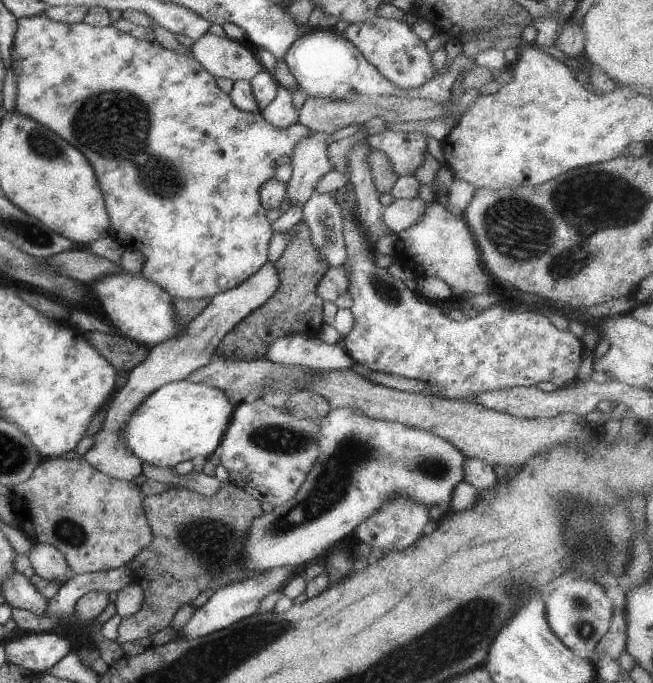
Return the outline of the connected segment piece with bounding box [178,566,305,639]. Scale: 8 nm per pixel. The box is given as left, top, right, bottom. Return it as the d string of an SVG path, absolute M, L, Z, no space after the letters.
M278 567L272 570L260 572L254 578L244 578L244 580L236 580L226 588L220 588L218 592L214 592L208 601L202 606L195 608L194 615L184 628L178 634L187 639L194 639L206 636L207 634L225 629L227 626L234 624L236 621L252 616L258 613L262 599L272 592L282 590L290 580L297 574L301 574L305 567Z

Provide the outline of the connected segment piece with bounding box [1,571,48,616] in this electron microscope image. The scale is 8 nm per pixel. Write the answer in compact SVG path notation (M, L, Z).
M17 571L1 584L5 602L12 608L24 608L37 616L46 616L47 598L44 598L30 579Z

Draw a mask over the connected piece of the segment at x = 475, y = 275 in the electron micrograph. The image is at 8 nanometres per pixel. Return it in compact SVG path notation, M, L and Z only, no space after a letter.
M436 200L428 203L424 216L410 228L397 233L397 261L416 277L439 278L452 289L454 296L466 298L492 291L494 276L486 269L481 253L465 219L454 216Z

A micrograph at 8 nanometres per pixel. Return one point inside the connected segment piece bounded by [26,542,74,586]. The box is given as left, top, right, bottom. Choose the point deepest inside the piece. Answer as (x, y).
(48, 562)

